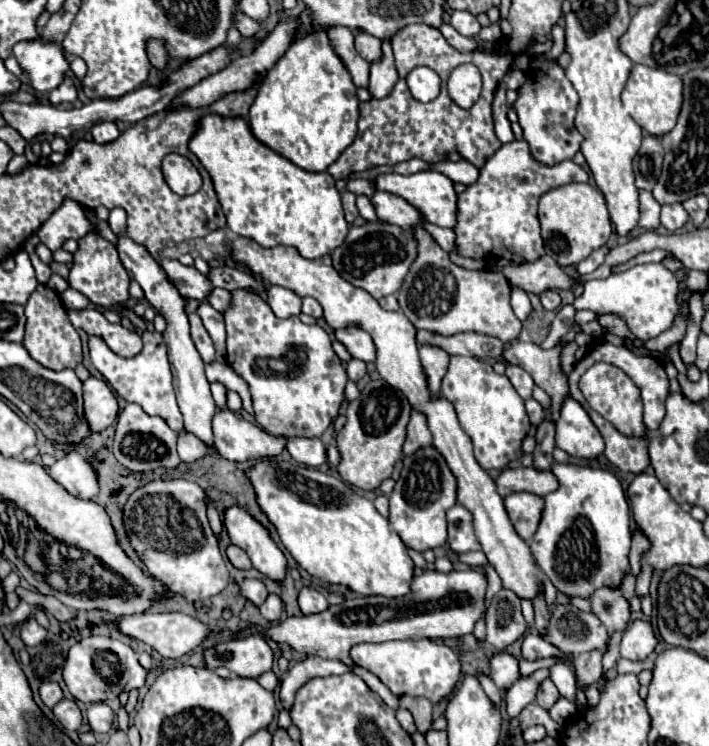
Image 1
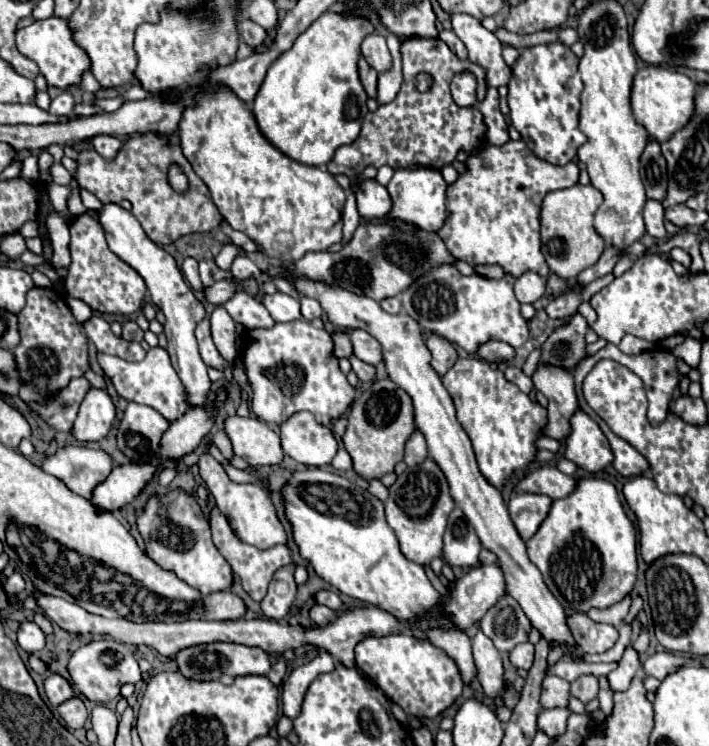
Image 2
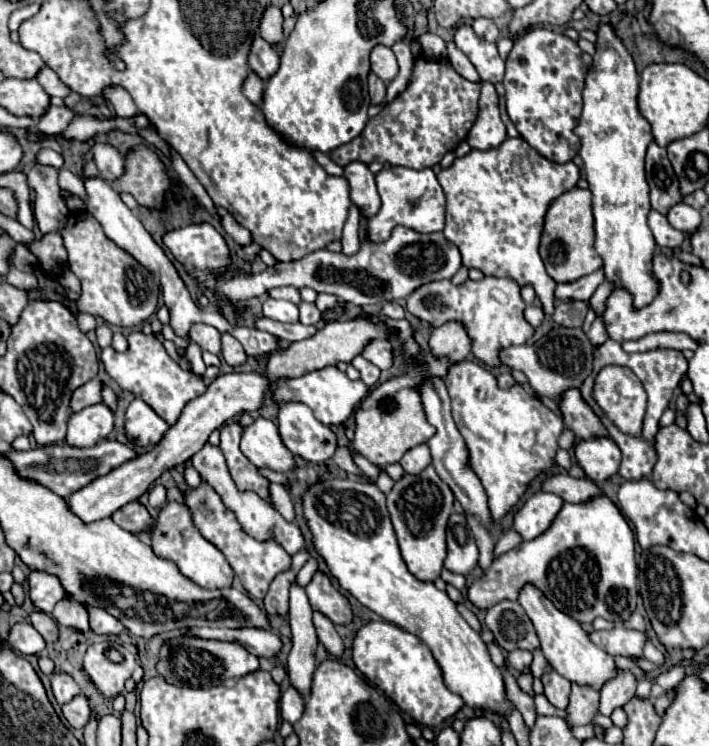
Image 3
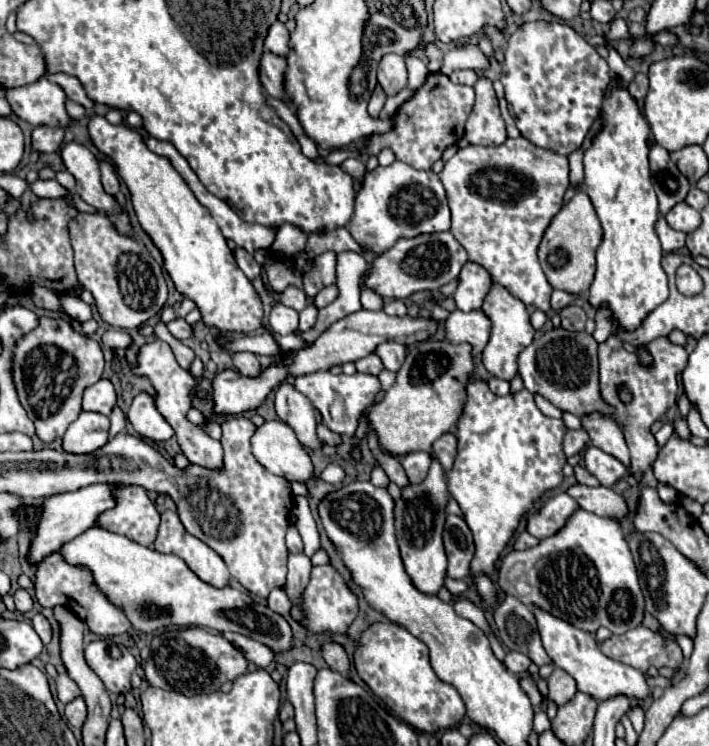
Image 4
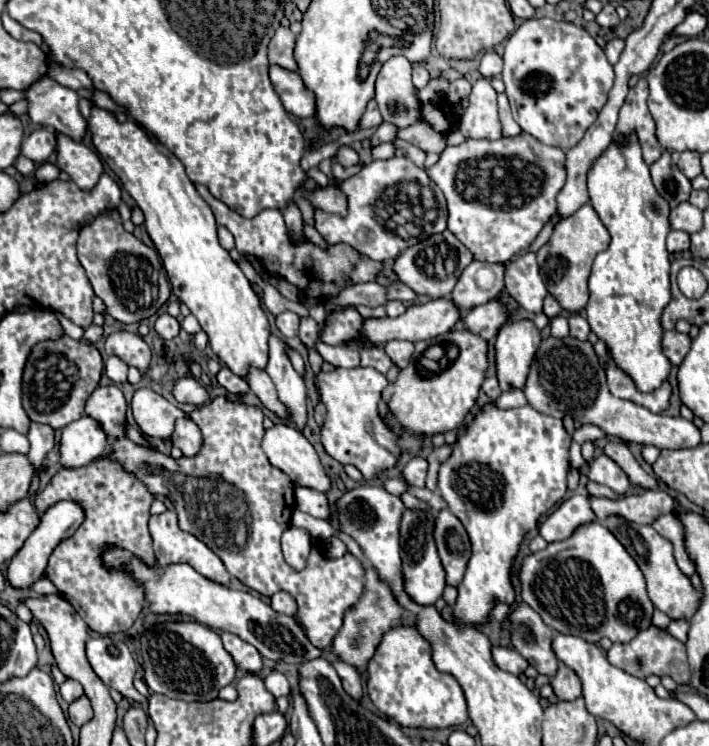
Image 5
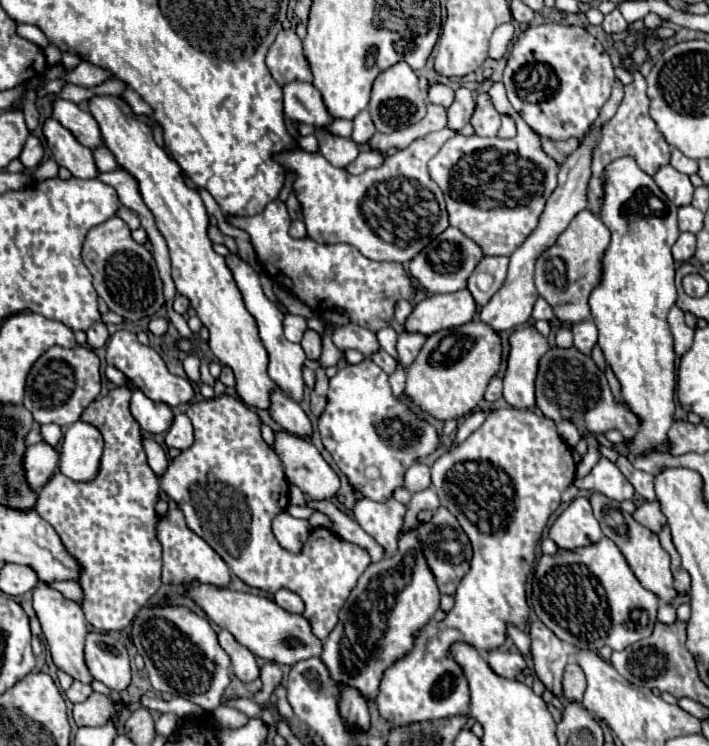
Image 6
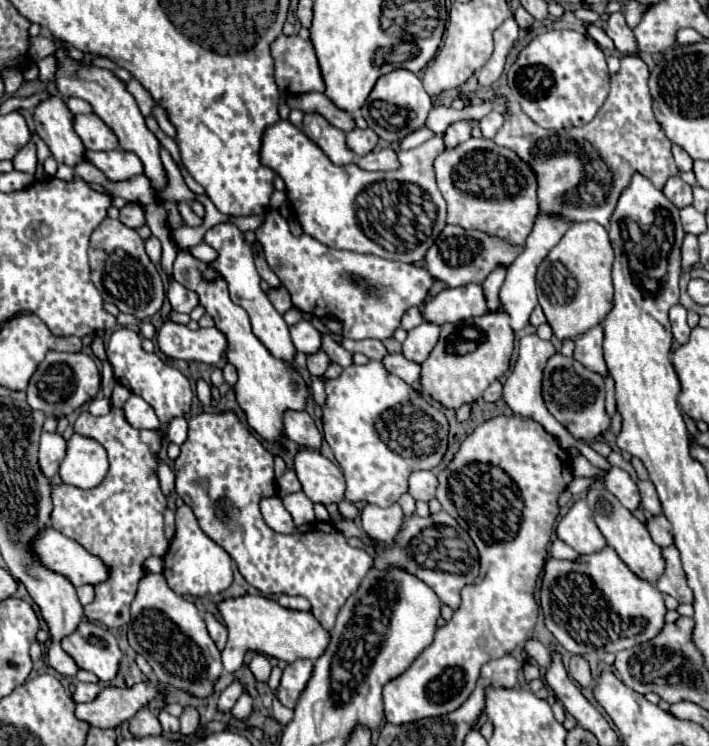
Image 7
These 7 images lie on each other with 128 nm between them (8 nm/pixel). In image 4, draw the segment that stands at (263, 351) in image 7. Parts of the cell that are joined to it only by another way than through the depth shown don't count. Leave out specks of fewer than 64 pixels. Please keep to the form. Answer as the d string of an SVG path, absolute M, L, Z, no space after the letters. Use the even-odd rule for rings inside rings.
M94 114L88 130L94 146L114 162L118 176L126 182L142 230L162 252L164 268L176 290L190 298L200 310L202 322L218 332L256 332L264 322L262 300L252 282L238 268L216 220L212 220L208 208L196 200L172 162L150 152L142 134L126 124L114 126L104 116Z

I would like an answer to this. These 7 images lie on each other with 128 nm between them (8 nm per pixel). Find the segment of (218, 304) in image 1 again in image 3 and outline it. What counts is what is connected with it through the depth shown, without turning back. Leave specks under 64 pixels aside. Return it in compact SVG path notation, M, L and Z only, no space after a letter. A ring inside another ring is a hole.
M260 318L260 320L256 320L256 328L258 328L258 330L266 330L266 332L270 332L270 334L276 334L278 338L290 340L290 342L304 340L304 338L308 338L308 336L312 336L312 334L318 332L316 326L304 326L304 324L300 324L300 322L296 322L296 324L282 324L282 322L274 322L274 320L270 320L270 318Z

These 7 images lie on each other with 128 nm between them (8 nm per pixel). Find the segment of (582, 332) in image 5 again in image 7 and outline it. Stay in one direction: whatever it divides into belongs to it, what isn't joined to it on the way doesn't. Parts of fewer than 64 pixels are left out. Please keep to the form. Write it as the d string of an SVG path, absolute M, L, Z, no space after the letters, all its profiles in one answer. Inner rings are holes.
M594 326L592 330L588 330L582 338L576 340L576 350L574 350L574 358L584 364L590 372L600 374L602 378L608 374L604 356L602 356L602 326Z

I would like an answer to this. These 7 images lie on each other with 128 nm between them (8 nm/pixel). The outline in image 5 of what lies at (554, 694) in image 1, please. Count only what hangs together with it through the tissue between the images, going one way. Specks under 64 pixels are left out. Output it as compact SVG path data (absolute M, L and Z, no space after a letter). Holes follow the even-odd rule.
M560 664L558 674L552 678L552 688L554 694L560 700L576 700L582 696L582 684L580 678L576 676L576 672L572 672L572 668L568 668L566 664Z

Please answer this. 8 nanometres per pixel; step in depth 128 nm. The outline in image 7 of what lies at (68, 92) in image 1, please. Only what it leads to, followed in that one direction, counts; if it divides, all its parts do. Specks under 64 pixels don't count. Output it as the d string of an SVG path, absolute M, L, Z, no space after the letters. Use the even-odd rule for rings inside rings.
M32 140L12 158L12 164L14 164L14 170L34 174L34 170L36 170L36 146Z

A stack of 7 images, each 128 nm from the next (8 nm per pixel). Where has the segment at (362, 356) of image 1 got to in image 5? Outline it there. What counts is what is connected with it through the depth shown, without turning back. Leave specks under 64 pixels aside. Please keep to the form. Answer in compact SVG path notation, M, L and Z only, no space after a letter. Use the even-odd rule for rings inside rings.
M390 340L384 350L388 352L388 356L392 358L392 362L398 366L398 368L406 368L408 366L408 360L414 352L414 344L408 344L408 340Z

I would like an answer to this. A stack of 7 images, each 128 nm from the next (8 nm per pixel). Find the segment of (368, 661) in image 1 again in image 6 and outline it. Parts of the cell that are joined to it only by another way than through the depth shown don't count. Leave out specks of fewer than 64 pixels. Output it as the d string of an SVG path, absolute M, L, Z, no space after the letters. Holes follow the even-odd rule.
M516 408L492 412L476 432L436 460L432 484L440 504L458 518L468 534L474 556L448 616L442 622L430 620L416 636L414 650L384 672L376 698L382 718L404 726L468 714L468 680L460 664L450 658L450 646L464 642L484 652L506 642L508 624L526 628L530 614L526 578L534 550L548 518L562 502L562 492L574 482L574 474L576 462L570 446L556 432L556 424L534 410Z

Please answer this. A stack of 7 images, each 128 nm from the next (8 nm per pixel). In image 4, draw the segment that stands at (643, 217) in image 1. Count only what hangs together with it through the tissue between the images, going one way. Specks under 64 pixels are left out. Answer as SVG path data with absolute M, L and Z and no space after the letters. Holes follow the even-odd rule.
M664 218L658 220L656 232L658 232L658 236L660 236L660 242L662 242L664 252L678 250L678 248L682 248L684 242L686 242L686 234L684 234L684 232L678 232L678 230L674 230L674 228L670 228Z

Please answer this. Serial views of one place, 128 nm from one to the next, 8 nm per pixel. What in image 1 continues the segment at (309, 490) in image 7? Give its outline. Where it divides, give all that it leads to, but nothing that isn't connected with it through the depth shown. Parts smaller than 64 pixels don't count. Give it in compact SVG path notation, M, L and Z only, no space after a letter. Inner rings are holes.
M220 410L212 422L214 446L226 460L246 462L278 456L286 445L286 437L272 436L256 424L244 420L232 410Z

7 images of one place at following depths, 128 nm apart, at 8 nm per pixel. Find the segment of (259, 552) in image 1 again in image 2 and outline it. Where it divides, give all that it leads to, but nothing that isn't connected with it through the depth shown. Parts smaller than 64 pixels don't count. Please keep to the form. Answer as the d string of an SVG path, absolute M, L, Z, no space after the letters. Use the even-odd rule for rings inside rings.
M208 452L200 456L198 460L198 472L202 476L202 480L206 482L210 494L212 494L212 500L214 504L222 510L222 514L228 518L234 534L256 546L256 548L272 548L277 544L287 545L288 536L286 536L286 530L276 514L276 508L272 504L272 500L268 498L268 492L260 486L254 486L254 484L236 484L228 478L228 474L224 472L224 468L220 466L220 462L216 462Z

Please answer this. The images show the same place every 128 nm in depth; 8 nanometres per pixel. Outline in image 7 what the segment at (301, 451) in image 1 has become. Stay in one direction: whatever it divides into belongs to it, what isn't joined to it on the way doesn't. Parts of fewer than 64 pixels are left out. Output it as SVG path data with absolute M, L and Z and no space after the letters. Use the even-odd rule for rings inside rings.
M222 222L222 224L212 226L212 228L204 234L202 242L206 242L208 246L212 246L212 248L218 252L218 258L206 266L206 270L204 270L204 280L216 280L216 278L226 280L232 302L238 304L238 306L242 306L242 308L248 312L250 322L252 322L252 330L254 330L254 334L258 336L258 340L272 352L272 356L276 356L276 358L280 358L280 360L292 362L292 358L294 358L294 354L296 354L296 348L294 348L294 344L292 344L288 324L284 322L282 314L276 312L276 308L272 306L272 302L268 300L268 296L266 296L264 290L260 288L260 276L258 276L258 270L256 270L256 266L254 266L252 248L250 248L250 244L246 242L244 232L238 230L232 222Z

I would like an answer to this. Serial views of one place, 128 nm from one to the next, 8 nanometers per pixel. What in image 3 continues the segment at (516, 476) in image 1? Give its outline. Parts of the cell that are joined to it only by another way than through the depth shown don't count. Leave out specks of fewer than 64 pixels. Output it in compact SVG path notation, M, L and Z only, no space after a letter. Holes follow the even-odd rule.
M568 474L550 476L544 482L544 492L554 492L560 498L564 498L564 502L570 502L570 504L592 500L592 496L602 496L602 490L592 480L578 480Z

